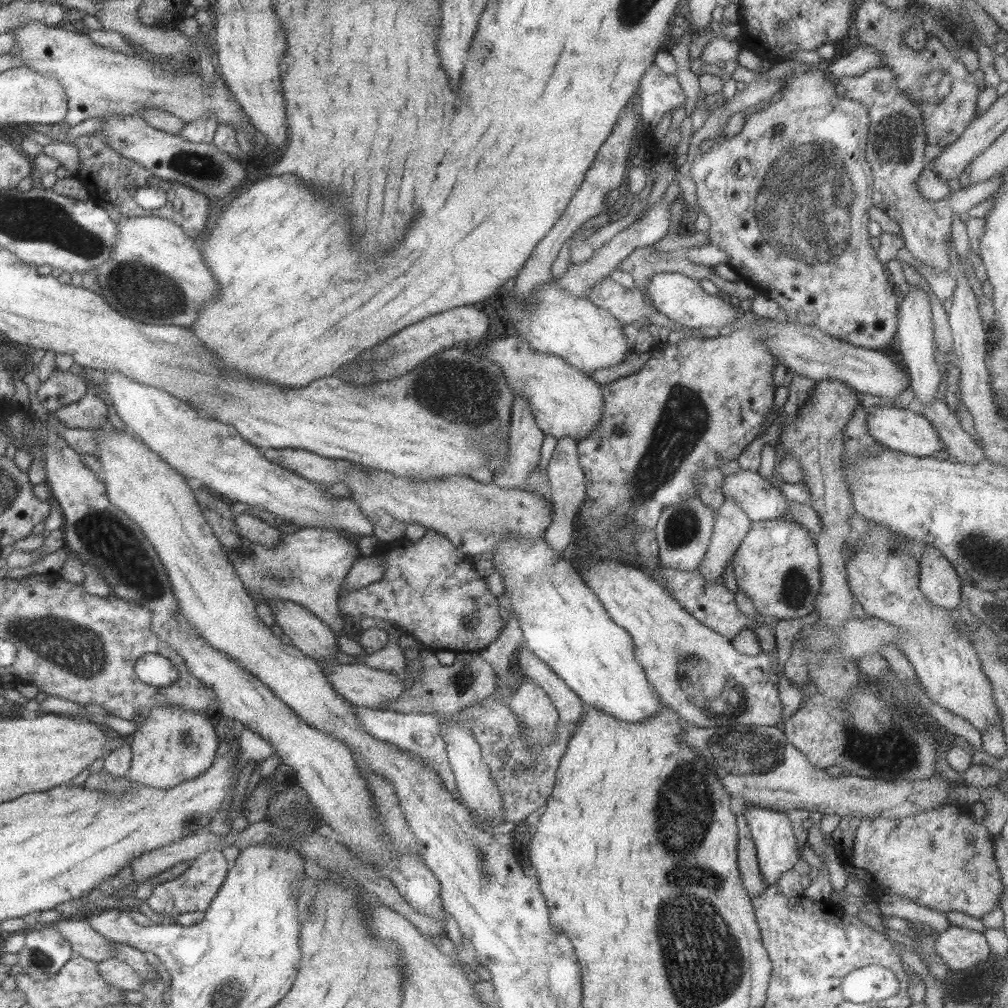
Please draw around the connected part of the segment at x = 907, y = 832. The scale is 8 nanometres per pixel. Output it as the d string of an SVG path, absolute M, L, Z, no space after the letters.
M946 803L902 819L862 817L854 843L848 853L842 854L842 859L847 876L858 878L869 890L876 882L880 888L907 896L912 902L928 909L944 913L956 911L982 919L996 908L1005 888L996 862L994 838L984 824L962 814L959 806Z

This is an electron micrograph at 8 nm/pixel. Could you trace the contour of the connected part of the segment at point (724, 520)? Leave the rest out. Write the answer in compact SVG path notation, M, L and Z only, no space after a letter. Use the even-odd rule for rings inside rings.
M726 500L717 510L710 546L699 567L699 574L708 584L723 584L722 576L748 534L752 521L733 500Z

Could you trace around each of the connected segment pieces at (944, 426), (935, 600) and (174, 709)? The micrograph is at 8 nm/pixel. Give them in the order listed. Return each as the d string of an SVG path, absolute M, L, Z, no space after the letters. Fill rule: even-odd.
M938 400L928 408L922 408L922 404L915 405L913 409L930 421L951 459L970 465L986 459L983 448L977 446L972 436L961 428L956 413L944 401Z
M925 544L919 566L919 587L928 602L956 611L962 602L961 580L950 561L932 544Z
M154 706L150 716L134 732L132 764L127 777L133 784L162 789L174 788L184 780L198 778L211 768L219 738L210 718L200 712L192 712L182 706Z

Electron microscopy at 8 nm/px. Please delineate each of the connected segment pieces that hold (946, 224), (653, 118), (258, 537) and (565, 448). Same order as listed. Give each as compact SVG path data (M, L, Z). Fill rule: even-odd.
M878 66L868 69L860 76L842 79L840 83L846 87L844 98L862 103L870 115L866 158L870 161L873 174L873 205L898 222L905 247L918 262L928 264L940 272L949 272L952 266L948 253L952 216L967 213L972 207L984 202L996 188L1002 186L1004 177L994 177L964 189L960 188L947 200L926 200L916 190L916 181L926 164L927 136L922 110L914 104L912 98L898 89L896 76L890 68Z
M655 64L644 73L639 89L642 91L640 112L646 127L659 124L666 112L686 106L686 94L677 75L664 73Z
M234 513L234 524L242 537L258 542L268 549L276 547L284 535L277 526L273 527L250 513Z
M571 437L558 439L558 445L554 450L550 466L548 466L549 498L553 501L554 514L550 526L546 528L546 542L550 548L556 552L556 557L566 550L566 546L572 542L572 532L576 529L576 516L579 513L581 505L587 498L586 475L582 466L579 464L579 455L577 450L577 440Z

